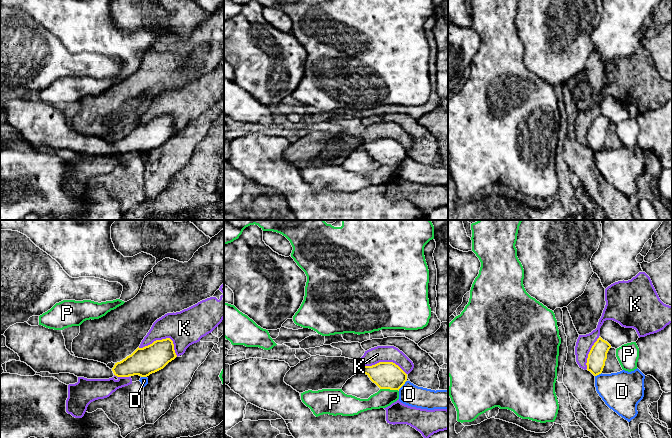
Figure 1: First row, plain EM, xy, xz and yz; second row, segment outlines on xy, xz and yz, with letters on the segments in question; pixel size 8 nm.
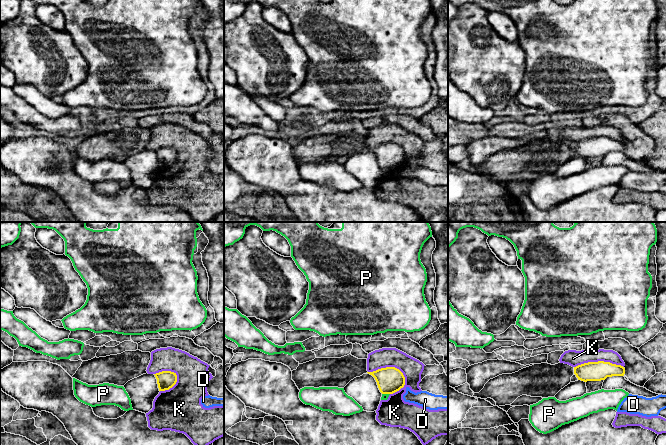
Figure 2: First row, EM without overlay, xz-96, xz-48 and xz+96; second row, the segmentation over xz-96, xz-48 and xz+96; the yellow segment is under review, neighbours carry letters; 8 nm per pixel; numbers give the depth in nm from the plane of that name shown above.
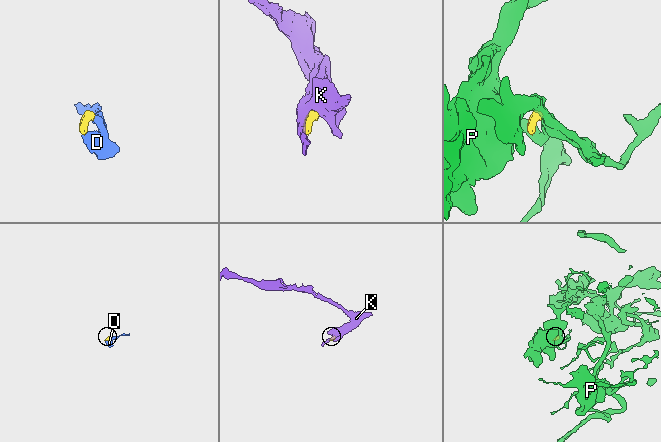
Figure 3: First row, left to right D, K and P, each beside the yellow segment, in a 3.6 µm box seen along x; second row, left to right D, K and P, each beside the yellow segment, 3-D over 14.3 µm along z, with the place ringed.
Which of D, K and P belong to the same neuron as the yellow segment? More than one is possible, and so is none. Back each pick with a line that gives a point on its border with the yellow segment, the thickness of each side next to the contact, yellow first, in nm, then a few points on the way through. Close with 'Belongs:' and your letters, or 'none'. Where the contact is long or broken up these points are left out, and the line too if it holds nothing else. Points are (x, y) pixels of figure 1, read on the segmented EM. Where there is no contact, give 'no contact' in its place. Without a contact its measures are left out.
Belongs: none

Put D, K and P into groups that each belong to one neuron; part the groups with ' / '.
D / K / P

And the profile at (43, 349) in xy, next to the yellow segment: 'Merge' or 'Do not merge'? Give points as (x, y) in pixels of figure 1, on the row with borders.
Merge

